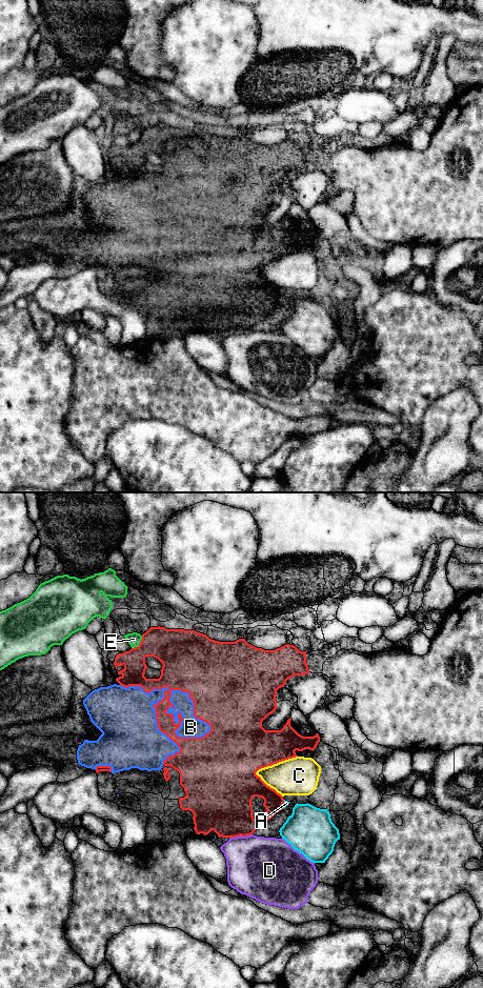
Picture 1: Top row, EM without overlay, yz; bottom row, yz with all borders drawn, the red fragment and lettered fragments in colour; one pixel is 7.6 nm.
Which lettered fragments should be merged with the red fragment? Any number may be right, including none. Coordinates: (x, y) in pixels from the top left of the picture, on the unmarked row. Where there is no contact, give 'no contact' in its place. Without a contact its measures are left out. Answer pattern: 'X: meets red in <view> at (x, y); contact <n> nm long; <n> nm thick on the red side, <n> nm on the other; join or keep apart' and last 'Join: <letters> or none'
A: meets red in yz at (283, 298); contact 70 nm long; 150 nm thick on the red side, 40 nm on the other; keep apart
B: meets red in yz at (175, 184); contact 800 nm long; 460 nm thick on the red side, 130 nm on the other; join
C: meets red in yz at (276, 258); contact 360 nm long; 380 nm thick on the red side, 300 nm on the other; keep apart
D: meets red in yz at (240, 329); contact 180 nm long; 400 nm thick on the red side, 420 nm on the other; keep apart
E: meets red in yz at (139, 139); contact 130 nm long; 280 nm thick on the red side, 100 nm on the other; keep apart
Join: B

